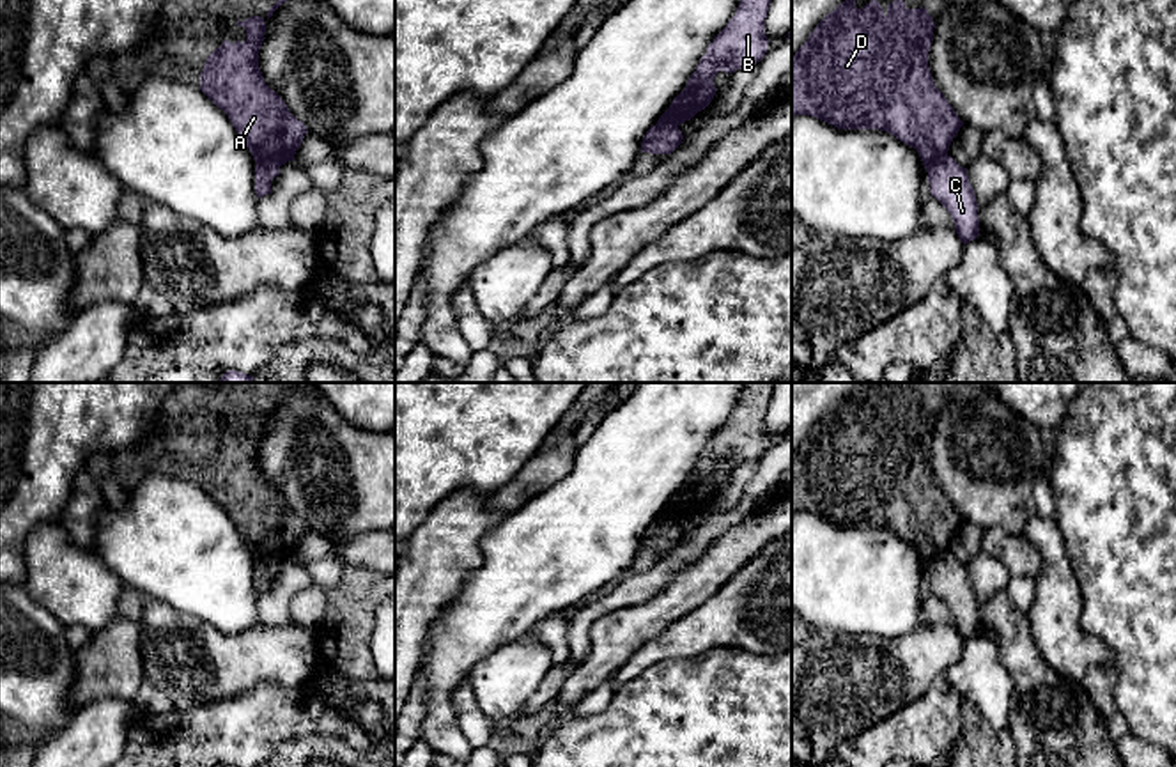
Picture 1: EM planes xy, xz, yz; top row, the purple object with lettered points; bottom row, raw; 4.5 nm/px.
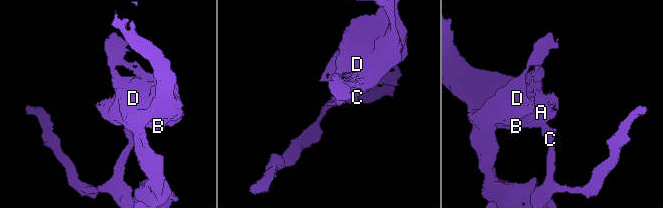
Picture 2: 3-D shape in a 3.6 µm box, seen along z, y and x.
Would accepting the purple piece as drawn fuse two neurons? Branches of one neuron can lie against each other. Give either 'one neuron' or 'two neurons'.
two neurons

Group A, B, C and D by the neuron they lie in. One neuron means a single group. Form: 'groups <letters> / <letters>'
groups A B D / C

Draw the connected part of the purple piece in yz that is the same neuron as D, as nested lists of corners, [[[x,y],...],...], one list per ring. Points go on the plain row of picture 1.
[[[855,391],[829,409],[792,453],[792,514],[811,512],[838,526],[880,526],[914,544],[928,567],[948,553],[949,542],[963,519],[935,484],[928,448],[933,438],[933,414],[925,404],[907,406],[894,397],[884,409],[877,397],[863,406],[855,404]]]

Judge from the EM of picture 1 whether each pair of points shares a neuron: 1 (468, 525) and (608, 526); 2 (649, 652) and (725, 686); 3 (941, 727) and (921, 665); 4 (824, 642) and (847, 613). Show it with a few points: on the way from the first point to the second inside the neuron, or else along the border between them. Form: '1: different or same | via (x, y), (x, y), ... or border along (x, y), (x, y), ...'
1: different | border along (505, 516), (482, 539), (482, 564)
2: different | border along (705, 650), (689, 658), (659, 659), (629, 681)
3: different | border along (943, 674), (920, 697), (895, 712)
4: different | border along (815, 629), (840, 629), (858, 636), (874, 636)

